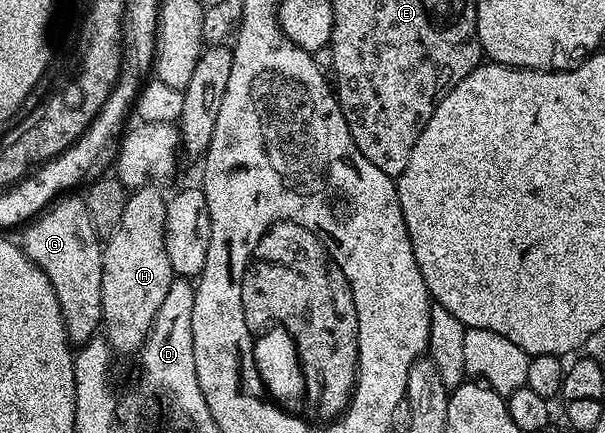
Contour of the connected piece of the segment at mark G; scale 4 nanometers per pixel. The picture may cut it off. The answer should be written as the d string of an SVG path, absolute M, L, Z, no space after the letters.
M62 197L57 200L47 210L45 213L39 214L37 218L33 220L25 228L26 236L23 237L23 239L20 239L21 246L24 248L25 253L29 259L31 259L34 264L42 272L46 274L48 277L48 281L52 285L52 289L56 293L56 297L58 298L58 304L60 305L60 309L62 310L62 316L64 317L64 325L66 326L66 338L70 340L71 344L74 345L81 345L83 343L86 343L92 338L95 338L99 334L100 328L103 326L102 322L102 253L104 250L103 244L100 242L98 243L98 235L96 232L96 224L92 220L90 220L90 214L88 213L88 209L86 208L86 201L85 198L78 197L78 199L66 199L70 197Z

